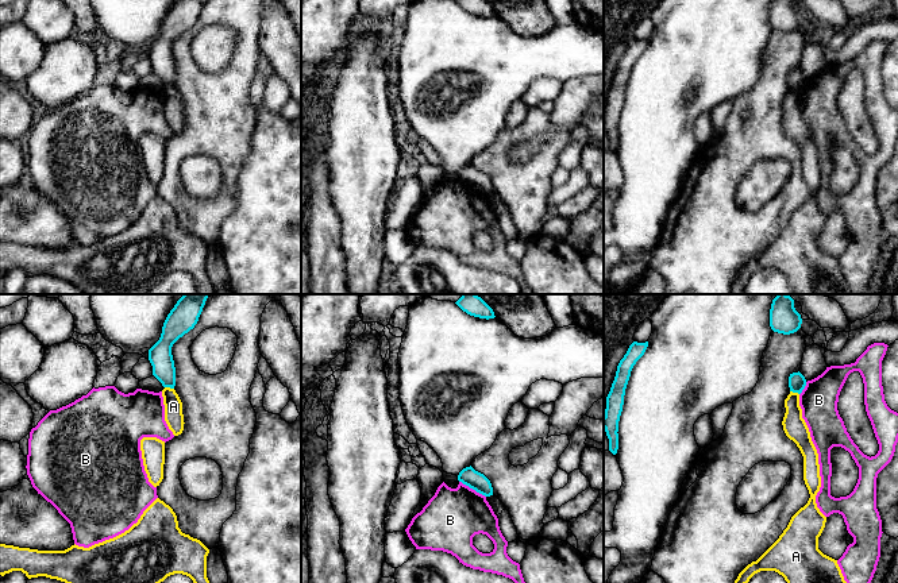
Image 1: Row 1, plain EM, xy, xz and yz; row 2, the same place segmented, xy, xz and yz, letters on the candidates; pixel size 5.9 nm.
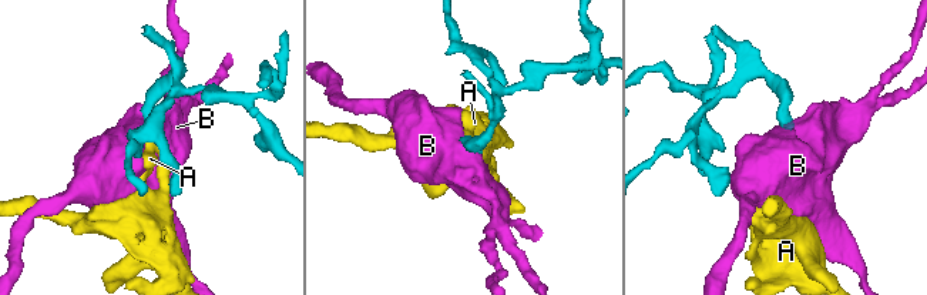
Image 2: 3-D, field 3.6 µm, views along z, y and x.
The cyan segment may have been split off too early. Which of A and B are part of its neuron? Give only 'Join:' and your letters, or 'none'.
Join: none

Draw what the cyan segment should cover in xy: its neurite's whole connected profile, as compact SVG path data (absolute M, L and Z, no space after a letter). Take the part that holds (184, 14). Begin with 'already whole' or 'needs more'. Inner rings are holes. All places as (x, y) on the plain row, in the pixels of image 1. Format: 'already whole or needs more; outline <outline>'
already whole; outline M177 0L163 20L159 38L149 47L153 73L163 85L174 86L176 84L171 45L180 35L194 26L204 3L205 0Z

